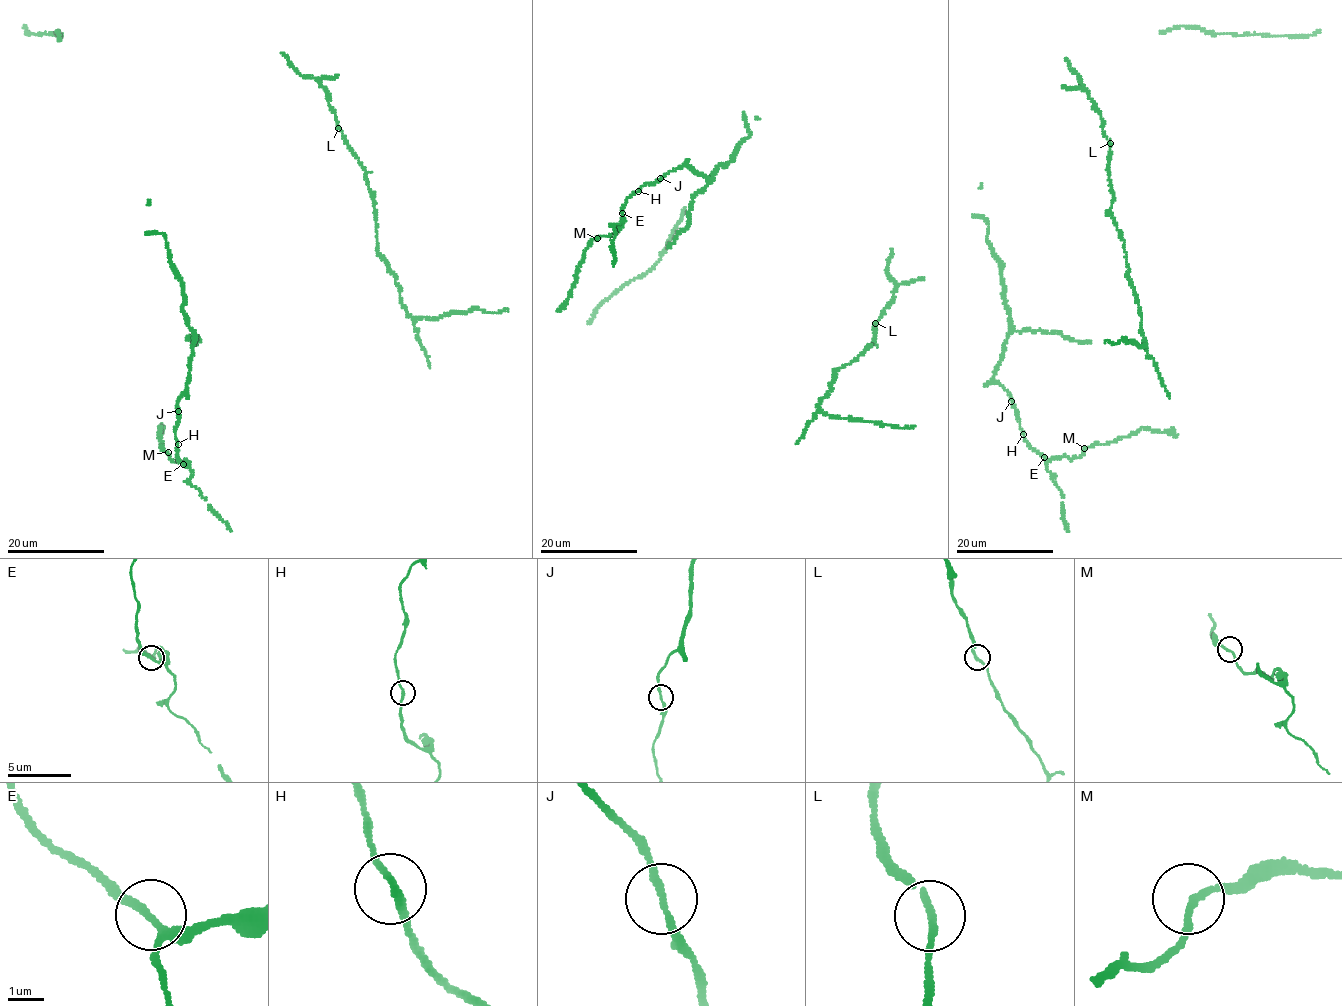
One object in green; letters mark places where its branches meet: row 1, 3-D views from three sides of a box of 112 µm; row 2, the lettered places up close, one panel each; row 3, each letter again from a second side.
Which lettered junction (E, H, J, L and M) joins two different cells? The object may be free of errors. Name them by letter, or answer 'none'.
L

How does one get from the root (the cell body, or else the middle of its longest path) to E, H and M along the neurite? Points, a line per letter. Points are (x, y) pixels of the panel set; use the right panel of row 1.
E: (1008, 314), (1010, 333), (993, 379), (1009, 394), (1025, 440), (1044, 457)
H: (1008, 314), (1010, 333), (993, 379), (1009, 394), (1023, 434)
M: (1008, 314), (1010, 333), (993, 379), (1009, 394), (1025, 440), (1045, 458), (1072, 459), (1082, 454), (1084, 448)

